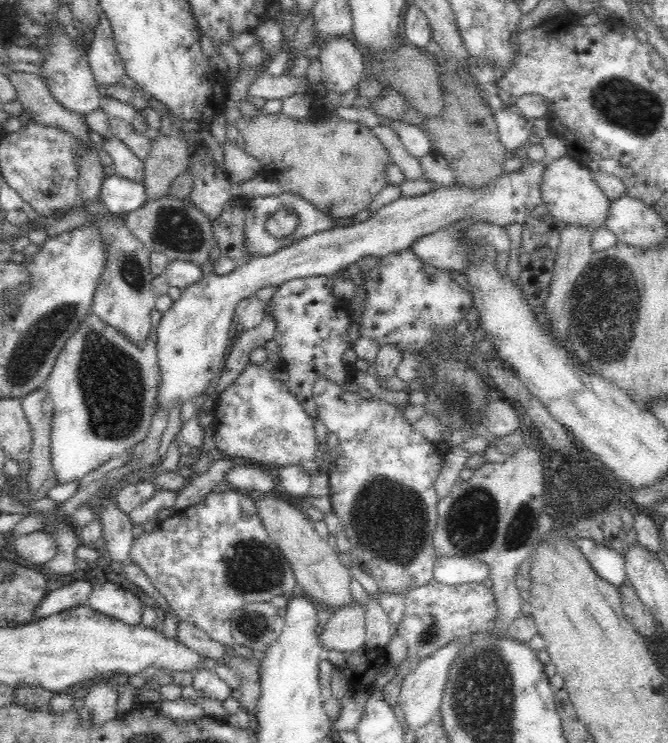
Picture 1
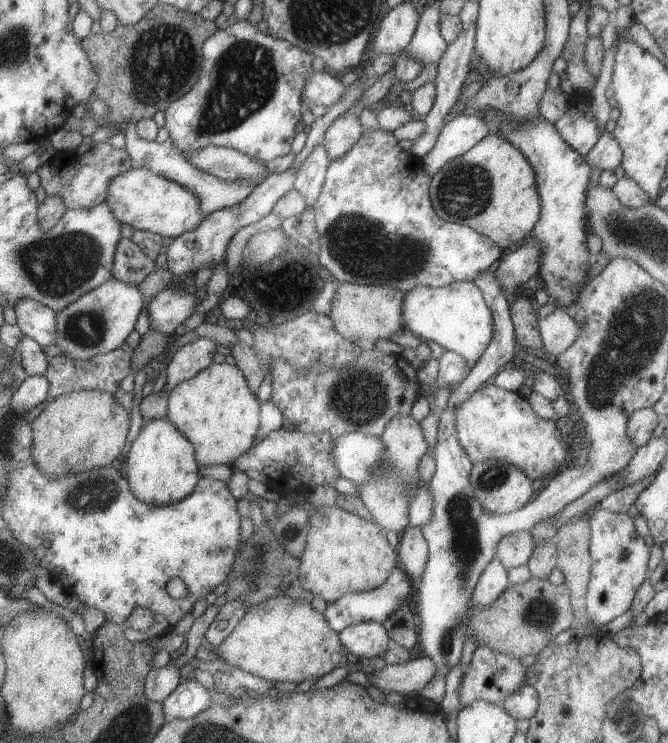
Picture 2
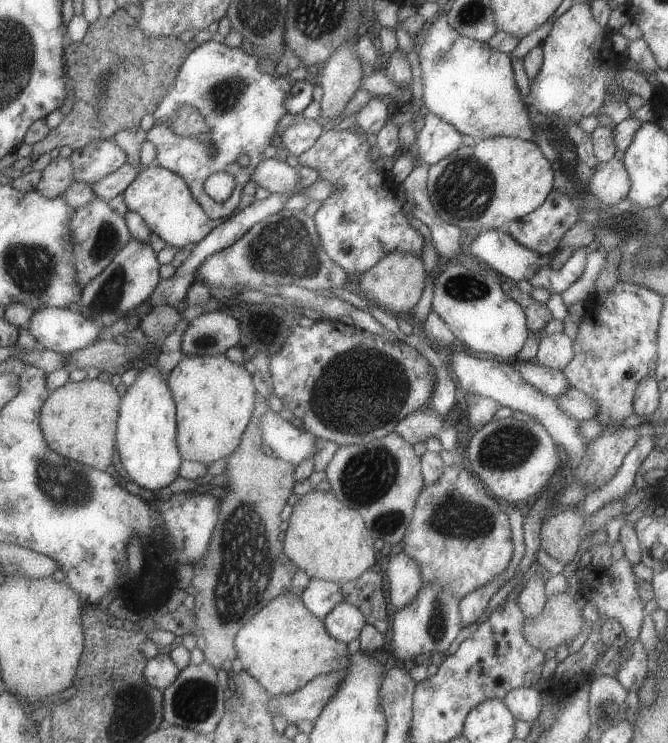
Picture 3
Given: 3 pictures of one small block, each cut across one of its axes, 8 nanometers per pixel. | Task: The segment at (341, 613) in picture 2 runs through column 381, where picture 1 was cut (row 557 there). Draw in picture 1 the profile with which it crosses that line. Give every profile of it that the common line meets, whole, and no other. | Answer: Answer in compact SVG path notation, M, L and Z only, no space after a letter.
M578 536L571 538L571 545L583 554L602 580L618 587L627 584L625 558L617 552L605 546L596 546L593 540Z

